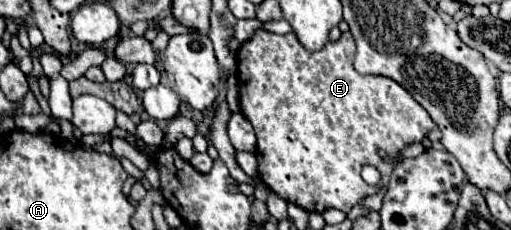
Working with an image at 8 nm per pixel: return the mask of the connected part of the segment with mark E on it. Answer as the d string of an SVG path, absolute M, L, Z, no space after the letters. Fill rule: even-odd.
M255 31L255 35L245 41L239 51L237 51L237 81L239 81L239 107L241 107L241 113L249 119L249 123L253 125L255 129L255 135L257 135L257 161L259 161L259 177L261 181L273 191L277 193L281 199L289 201L289 203L295 203L299 207L303 207L305 211L309 213L323 213L325 209L329 207L335 207L335 209L341 209L345 213L351 211L353 205L357 205L363 197L367 195L373 195L373 193L379 193L387 183L389 183L389 177L391 177L391 171L395 169L395 157L401 155L401 151L411 145L411 143L421 143L427 133L431 129L435 129L435 123L433 119L429 117L429 113L401 87L397 85L393 79L387 79L387 77L375 77L375 75L359 75L355 69L353 69L353 53L355 53L355 41L353 41L353 35L347 31L339 37L339 41L329 41L321 51L307 51L295 37L295 33L287 33L287 35L275 35L275 33L269 33L269 31ZM377 149L383 149L387 153L387 157L391 161L385 161L377 155ZM363 165L375 165L381 173L381 183L377 183L375 187L367 185L363 179L361 179L361 167Z

